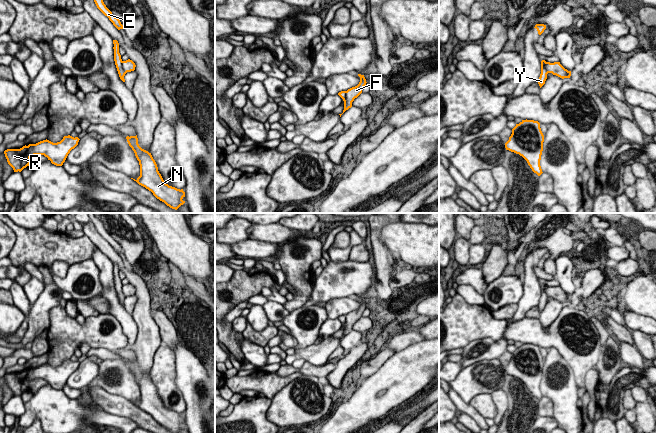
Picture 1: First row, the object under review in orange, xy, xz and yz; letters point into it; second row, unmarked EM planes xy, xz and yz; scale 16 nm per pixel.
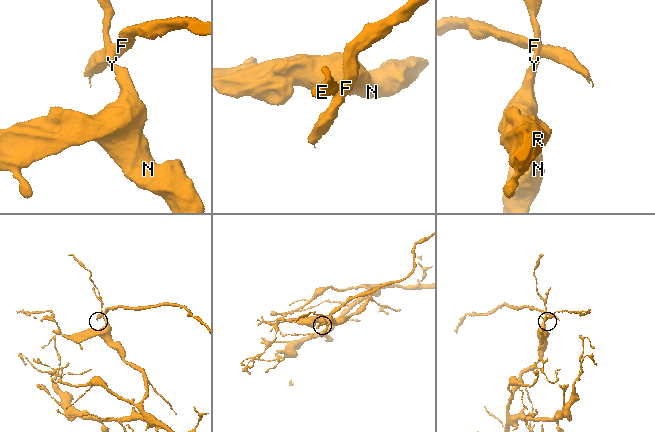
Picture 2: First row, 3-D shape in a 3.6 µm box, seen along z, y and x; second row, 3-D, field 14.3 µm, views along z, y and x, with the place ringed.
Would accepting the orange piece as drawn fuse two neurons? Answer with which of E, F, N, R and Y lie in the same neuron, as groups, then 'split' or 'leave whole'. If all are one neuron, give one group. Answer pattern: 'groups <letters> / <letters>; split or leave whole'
groups E N R Y / F; split

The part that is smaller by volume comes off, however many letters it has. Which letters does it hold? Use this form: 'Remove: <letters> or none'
Remove: F

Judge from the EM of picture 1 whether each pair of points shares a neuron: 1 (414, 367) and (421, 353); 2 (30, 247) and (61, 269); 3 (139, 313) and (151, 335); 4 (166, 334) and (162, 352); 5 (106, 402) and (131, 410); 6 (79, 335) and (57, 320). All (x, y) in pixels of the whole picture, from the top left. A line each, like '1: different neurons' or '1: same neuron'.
1: same neuron
2: different neurons
3: same neuron
4: different neurons
5: same neuron
6: same neuron

